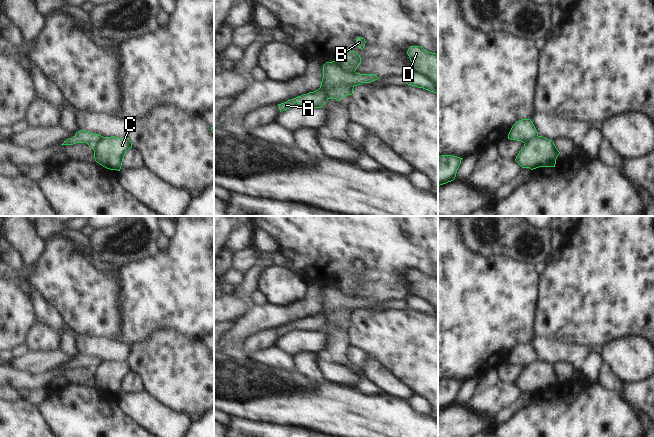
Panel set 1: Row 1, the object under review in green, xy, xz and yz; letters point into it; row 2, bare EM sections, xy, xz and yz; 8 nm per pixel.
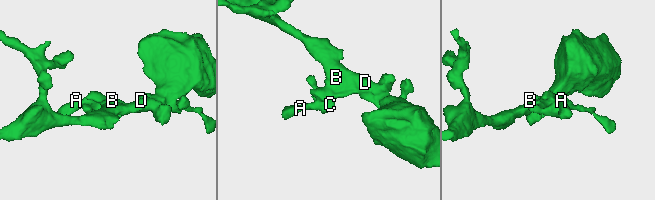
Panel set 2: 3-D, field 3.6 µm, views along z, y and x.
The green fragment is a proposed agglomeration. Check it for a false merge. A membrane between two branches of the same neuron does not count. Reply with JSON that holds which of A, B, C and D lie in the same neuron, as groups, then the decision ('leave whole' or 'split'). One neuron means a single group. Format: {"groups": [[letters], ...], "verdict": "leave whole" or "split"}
{"groups": [["A"], ["B", "C", "D"]], "verdict": "split"}

